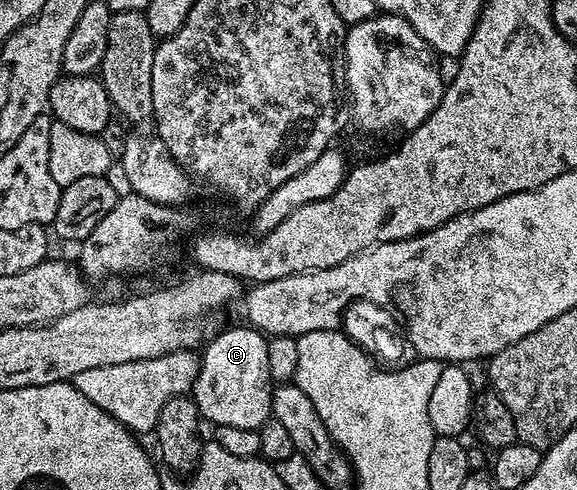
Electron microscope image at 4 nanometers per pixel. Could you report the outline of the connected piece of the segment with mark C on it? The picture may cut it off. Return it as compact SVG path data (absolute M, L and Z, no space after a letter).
M250 325L231 327L202 348L193 398L200 416L211 425L234 425L258 431L271 414L273 382L269 369L268 336Z

